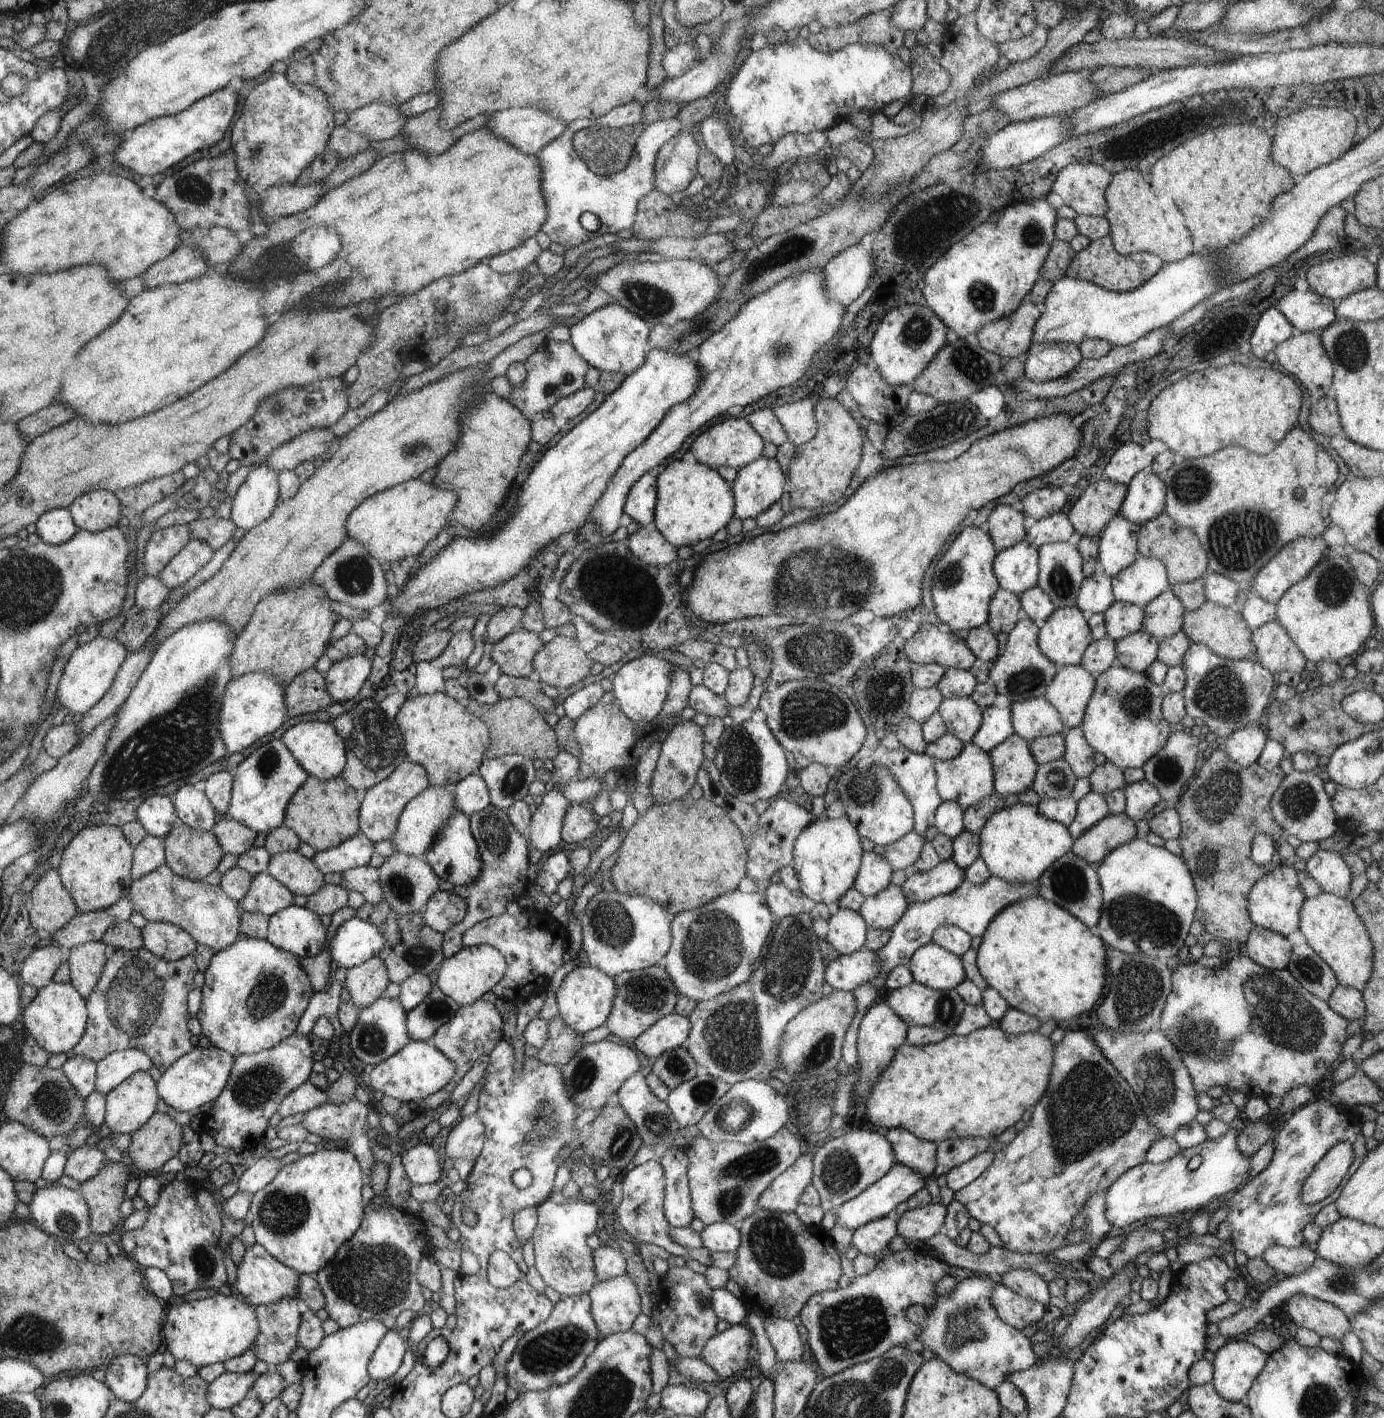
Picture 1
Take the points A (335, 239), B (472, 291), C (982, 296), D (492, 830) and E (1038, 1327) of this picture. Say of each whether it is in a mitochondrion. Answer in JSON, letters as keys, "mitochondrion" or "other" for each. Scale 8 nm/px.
{"A":"mitochondrion","B":"mitochondrion","C":"mitochondrion","D":"mitochondrion","E":"other"}

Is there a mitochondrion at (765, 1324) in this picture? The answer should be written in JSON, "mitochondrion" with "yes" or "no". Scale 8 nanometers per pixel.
{"mitochondrion":"no"}

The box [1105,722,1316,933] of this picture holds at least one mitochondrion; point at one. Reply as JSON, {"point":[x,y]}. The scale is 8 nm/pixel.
{"point":[1218,799]}

